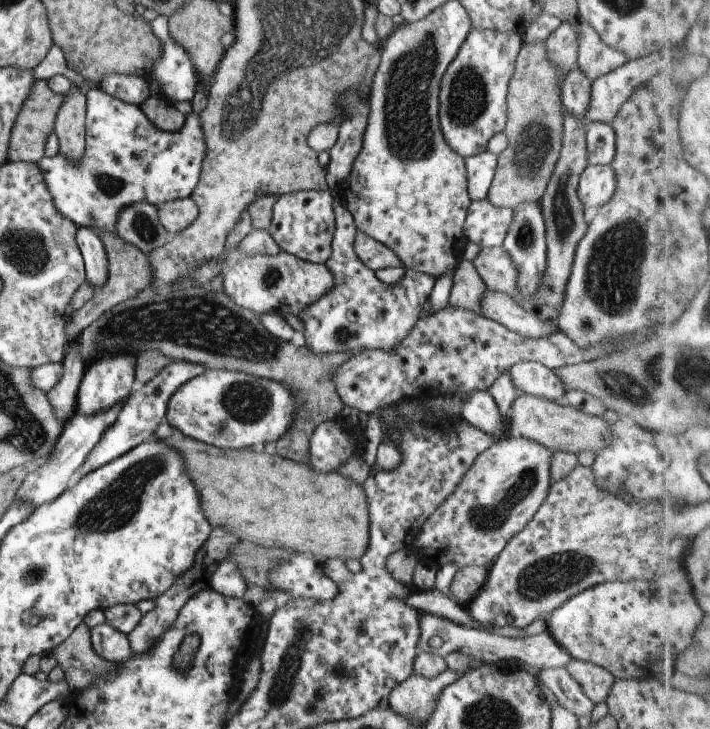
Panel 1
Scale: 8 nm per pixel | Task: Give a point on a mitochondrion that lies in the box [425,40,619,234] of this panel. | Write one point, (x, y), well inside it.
(532, 142)

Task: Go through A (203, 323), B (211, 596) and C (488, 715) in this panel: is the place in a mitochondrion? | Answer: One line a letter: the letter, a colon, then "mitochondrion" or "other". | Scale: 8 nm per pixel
A: mitochondrion
B: other
C: mitochondrion

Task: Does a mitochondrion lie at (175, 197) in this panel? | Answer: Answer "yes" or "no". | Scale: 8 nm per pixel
no

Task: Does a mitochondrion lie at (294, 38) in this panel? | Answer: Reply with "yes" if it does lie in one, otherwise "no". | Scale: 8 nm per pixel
yes

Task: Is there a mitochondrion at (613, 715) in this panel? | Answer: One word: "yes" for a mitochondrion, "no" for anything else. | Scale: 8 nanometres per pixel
no

